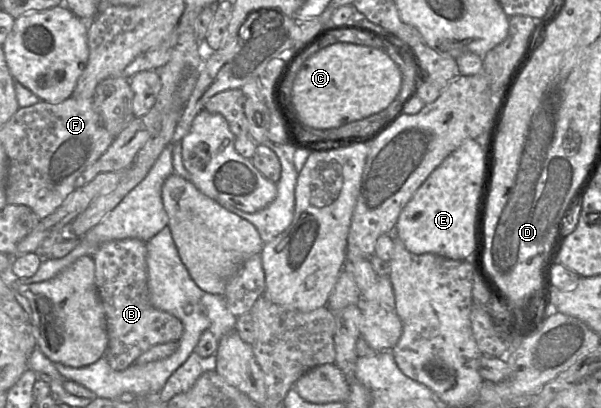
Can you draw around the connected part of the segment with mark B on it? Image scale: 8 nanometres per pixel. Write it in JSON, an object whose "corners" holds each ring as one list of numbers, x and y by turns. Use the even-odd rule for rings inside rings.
{"corners":[[137,238,107,241,92,258,95,263,95,285,106,318,108,348,105,356,112,369,124,370,151,347,181,339,181,320,155,308,150,301,146,242]]}

